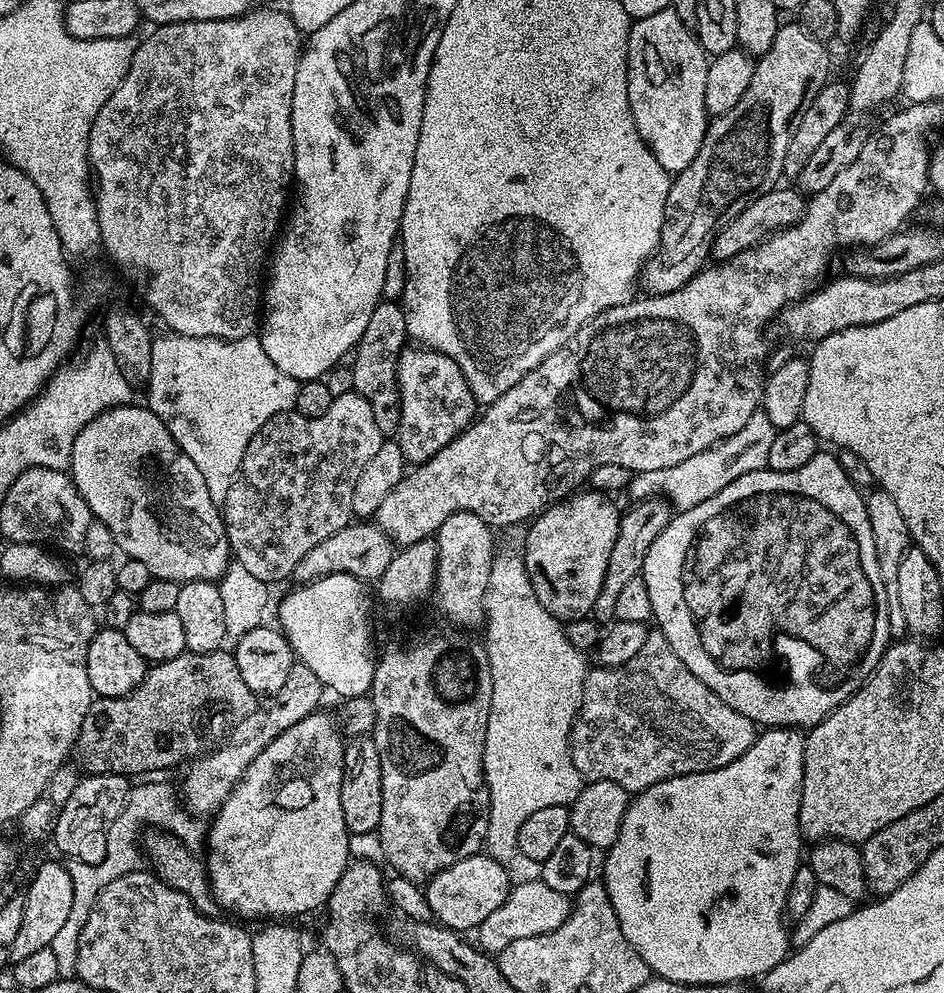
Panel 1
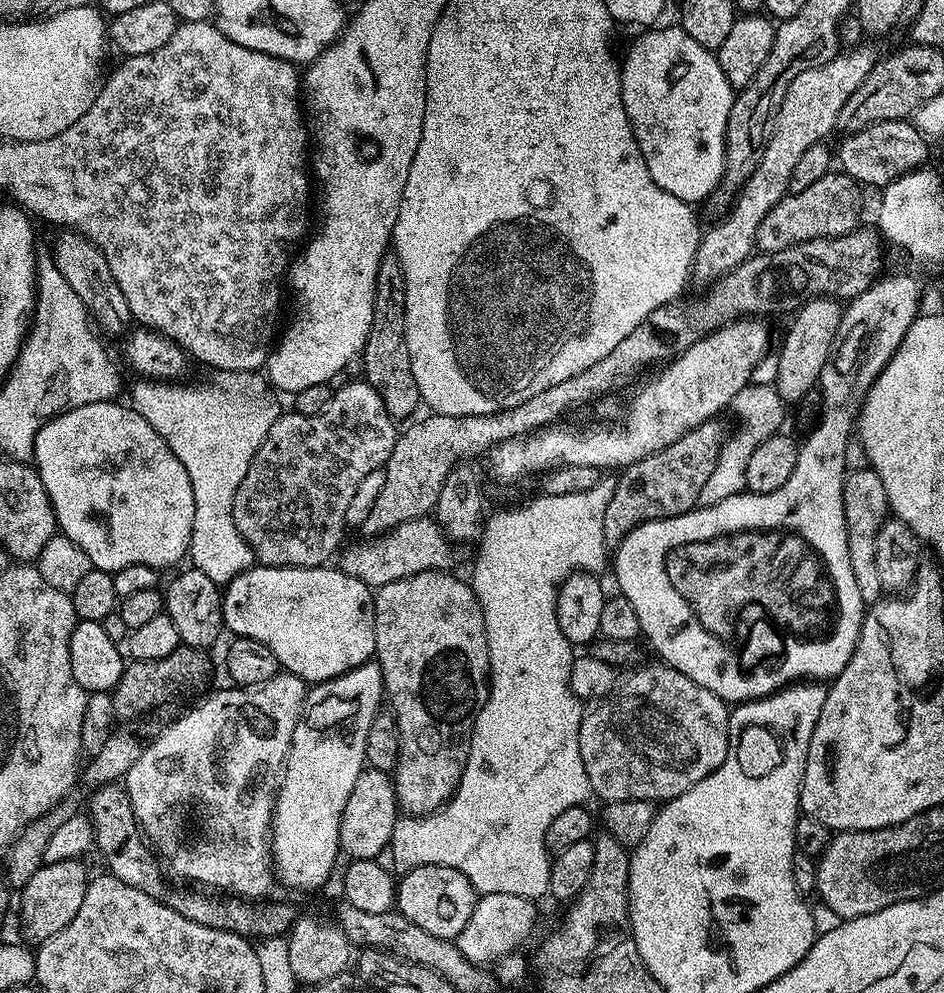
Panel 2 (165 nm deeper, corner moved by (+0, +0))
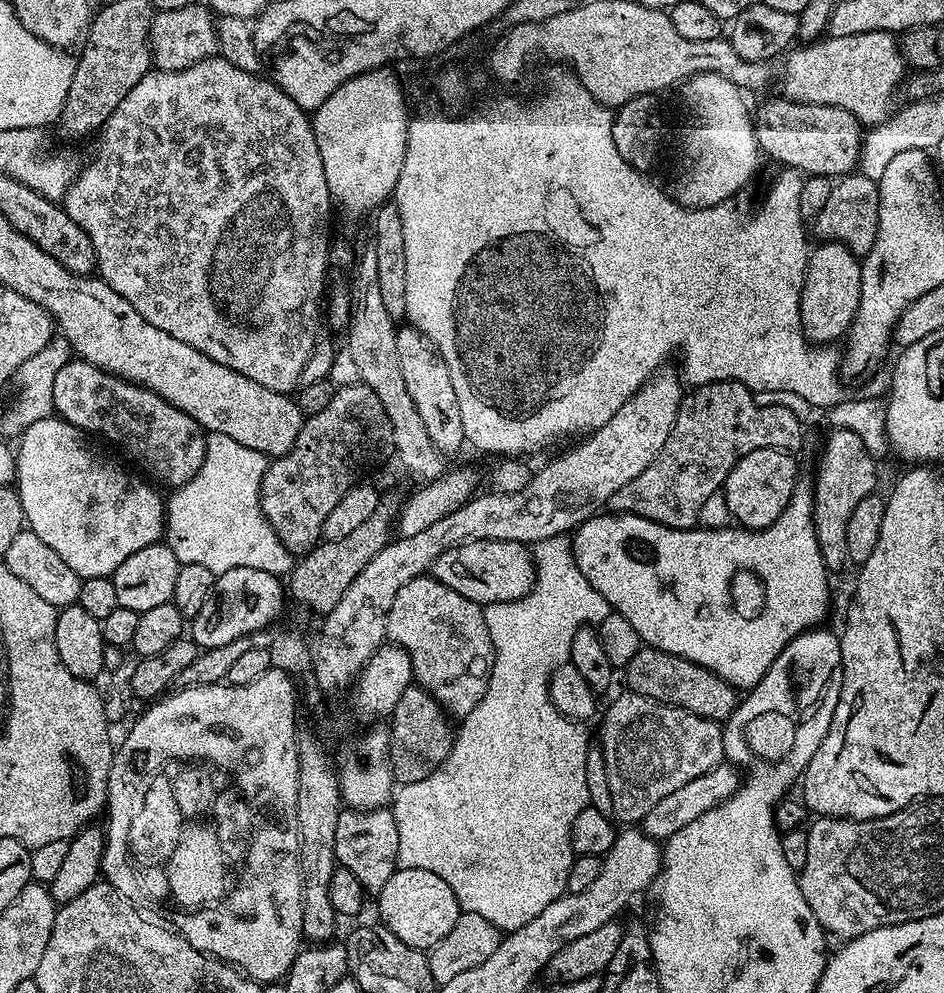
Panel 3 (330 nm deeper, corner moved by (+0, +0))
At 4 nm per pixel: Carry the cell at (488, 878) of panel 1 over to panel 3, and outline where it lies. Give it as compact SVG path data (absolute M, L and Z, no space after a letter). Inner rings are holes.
M397 867L396 872L382 886L378 894L380 900L380 916L384 927L389 928L406 946L414 946L421 950L434 947L450 930L454 927L454 922L458 922L460 917L460 903L458 898L454 898L454 890L438 878L430 870L418 870L417 868Z

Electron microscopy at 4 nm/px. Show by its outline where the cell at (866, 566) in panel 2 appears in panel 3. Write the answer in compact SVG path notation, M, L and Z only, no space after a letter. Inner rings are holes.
M838 428L829 431L824 440L824 449L820 452L820 461L816 464L816 480L812 484L814 498L814 526L818 534L818 546L822 550L824 565L829 573L836 574L849 567L846 544L846 528L850 526L850 514L858 507L862 498L873 495L876 488L876 468L878 462L862 446L858 434Z

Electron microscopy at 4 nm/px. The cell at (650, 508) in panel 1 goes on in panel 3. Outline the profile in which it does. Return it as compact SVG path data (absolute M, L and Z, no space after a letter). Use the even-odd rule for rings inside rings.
M715 380L693 387L685 395L682 404L678 418L670 430L670 438L666 446L662 446L658 458L654 458L654 462L650 462L650 466L646 466L646 470L642 470L638 478L626 482L626 486L622 486L618 494L608 499L607 507L613 513L641 516L667 528L697 527L706 498L723 489L724 480L730 470L743 456L763 448L782 448L785 452L795 453L796 448L804 444L805 425L798 418L794 418L790 410L782 406L758 406L752 389L737 380Z

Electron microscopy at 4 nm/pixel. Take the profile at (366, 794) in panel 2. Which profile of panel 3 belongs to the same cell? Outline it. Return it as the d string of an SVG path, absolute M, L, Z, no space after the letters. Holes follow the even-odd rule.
M391 807L348 808L341 811L334 834L334 850L337 865L350 870L350 874L362 882L365 893L379 894L398 867L398 822Z

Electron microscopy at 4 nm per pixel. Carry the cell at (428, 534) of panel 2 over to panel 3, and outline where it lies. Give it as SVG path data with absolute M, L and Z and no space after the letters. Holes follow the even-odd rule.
M467 540L465 544L459 544L442 553L432 564L430 574L438 582L450 586L450 590L458 590L458 594L470 598L470 602L483 606L497 604L497 602L510 602L525 596L532 589L532 584L536 580L536 566L531 551L518 542Z

